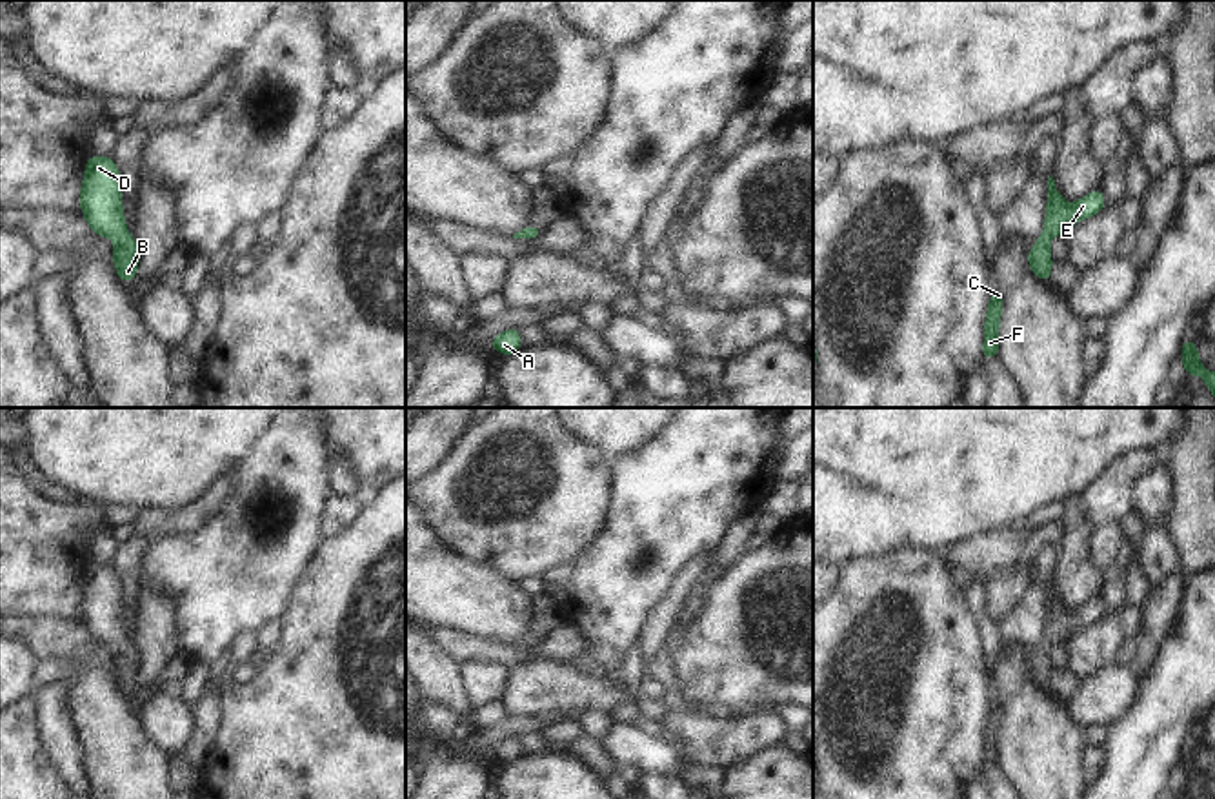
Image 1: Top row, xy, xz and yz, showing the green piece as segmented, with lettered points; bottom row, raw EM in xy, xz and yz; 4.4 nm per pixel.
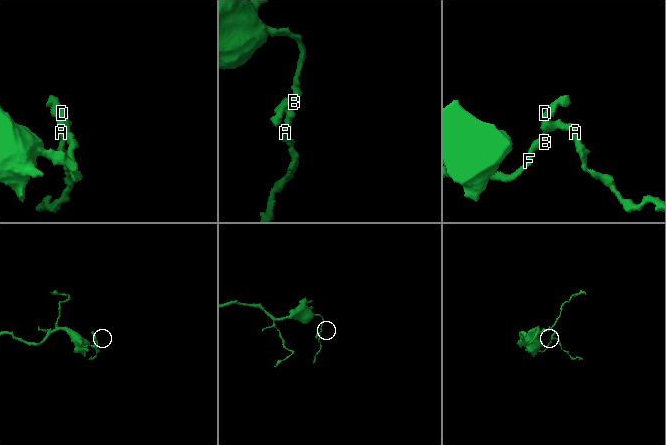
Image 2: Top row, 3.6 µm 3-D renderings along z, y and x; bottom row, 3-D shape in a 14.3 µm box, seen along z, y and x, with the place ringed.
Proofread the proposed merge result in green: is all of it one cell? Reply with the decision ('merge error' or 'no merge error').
no merge error

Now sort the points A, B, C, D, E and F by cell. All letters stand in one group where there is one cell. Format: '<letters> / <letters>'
A B C D E F

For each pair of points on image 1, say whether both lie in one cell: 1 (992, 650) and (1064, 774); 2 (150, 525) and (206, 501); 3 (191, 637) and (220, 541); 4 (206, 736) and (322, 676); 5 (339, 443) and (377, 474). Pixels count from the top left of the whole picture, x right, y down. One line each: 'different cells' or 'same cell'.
1: different cells
2: same cell
3: same cell
4: different cells
5: same cell

